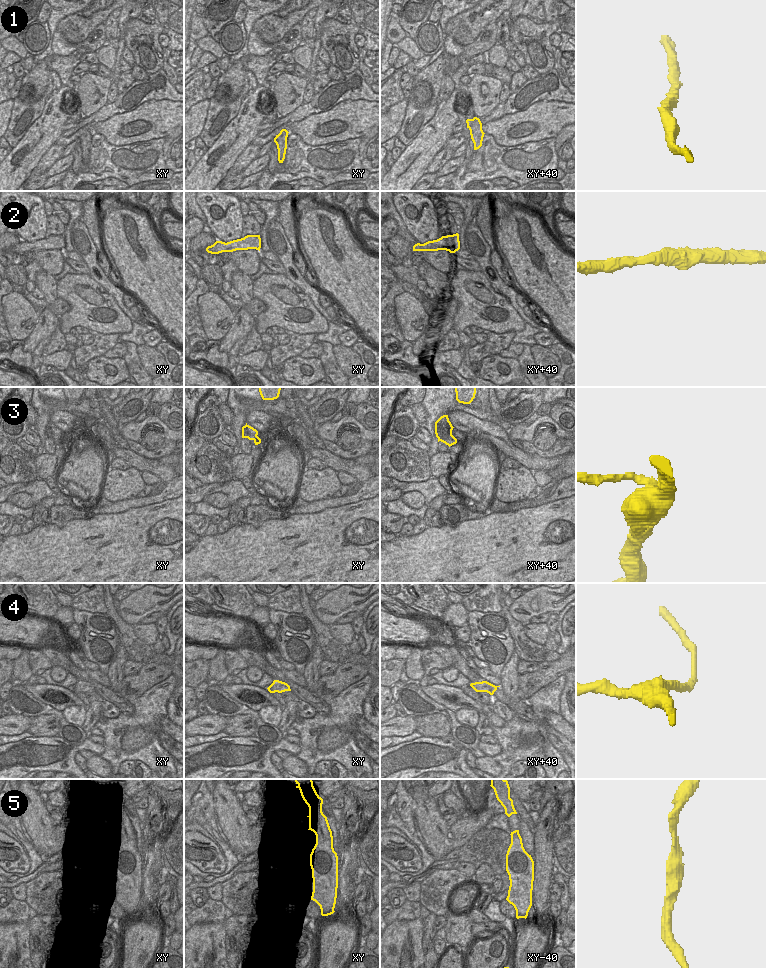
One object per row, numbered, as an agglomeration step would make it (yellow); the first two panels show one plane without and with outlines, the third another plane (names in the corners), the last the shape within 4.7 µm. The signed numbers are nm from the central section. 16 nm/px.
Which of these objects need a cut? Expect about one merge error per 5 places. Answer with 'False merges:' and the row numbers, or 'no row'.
False merges: 3

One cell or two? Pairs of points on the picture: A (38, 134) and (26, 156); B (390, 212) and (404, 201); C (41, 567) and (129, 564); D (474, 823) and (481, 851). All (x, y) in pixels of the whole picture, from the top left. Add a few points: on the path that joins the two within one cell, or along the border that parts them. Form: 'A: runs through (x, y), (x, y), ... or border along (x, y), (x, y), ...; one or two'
A: runs through (38, 139), (29, 151); one
B: border along (392, 201), (406, 229); two
C: runs through (63, 567), (107, 567); one
D: border along (483, 827), (460, 848); two

